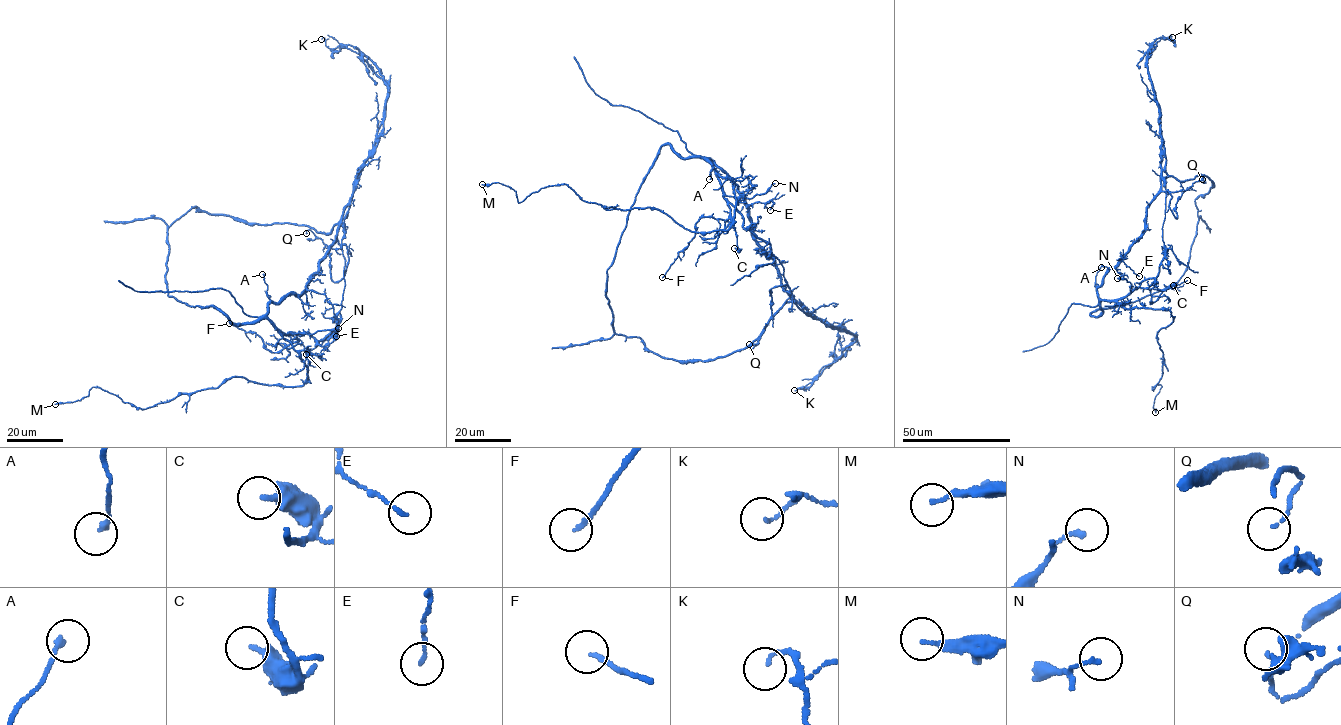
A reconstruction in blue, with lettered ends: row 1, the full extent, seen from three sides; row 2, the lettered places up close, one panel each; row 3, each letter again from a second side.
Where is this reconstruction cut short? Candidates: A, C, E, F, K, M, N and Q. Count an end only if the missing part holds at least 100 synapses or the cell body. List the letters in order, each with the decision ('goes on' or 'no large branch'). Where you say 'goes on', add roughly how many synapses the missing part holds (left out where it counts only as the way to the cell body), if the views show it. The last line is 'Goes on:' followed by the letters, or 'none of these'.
A: no large branch
C: no large branch
E: no large branch
F: no large branch
K: no large branch
M: no large branch
N: no large branch
Q: no large branch
Goes on: none of these

